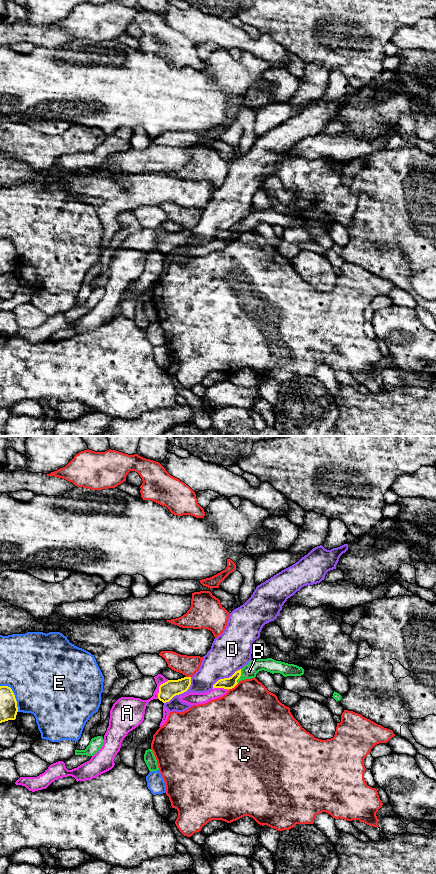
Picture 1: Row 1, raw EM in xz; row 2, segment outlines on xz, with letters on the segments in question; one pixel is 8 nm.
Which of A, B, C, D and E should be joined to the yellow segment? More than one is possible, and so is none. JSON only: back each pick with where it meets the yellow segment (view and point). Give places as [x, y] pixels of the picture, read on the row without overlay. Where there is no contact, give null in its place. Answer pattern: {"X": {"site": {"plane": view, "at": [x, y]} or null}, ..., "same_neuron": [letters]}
{"same_neuron": []}

